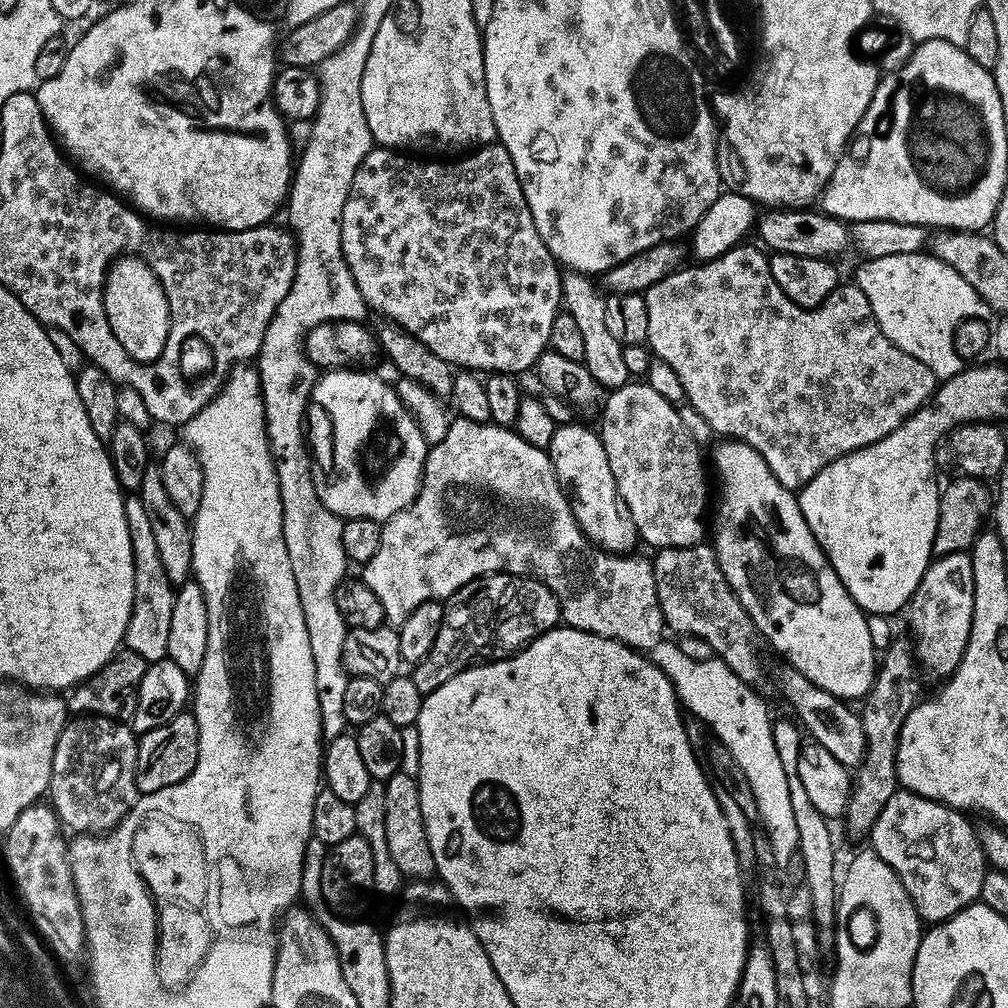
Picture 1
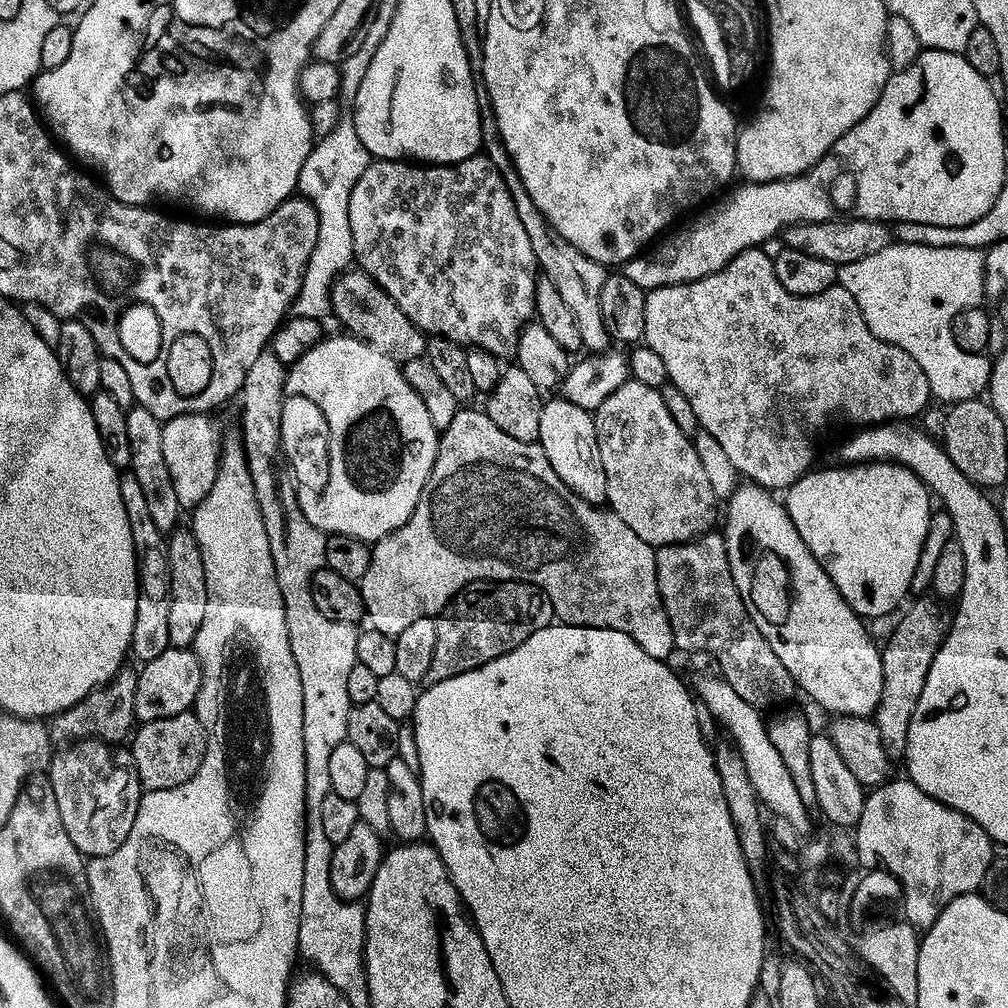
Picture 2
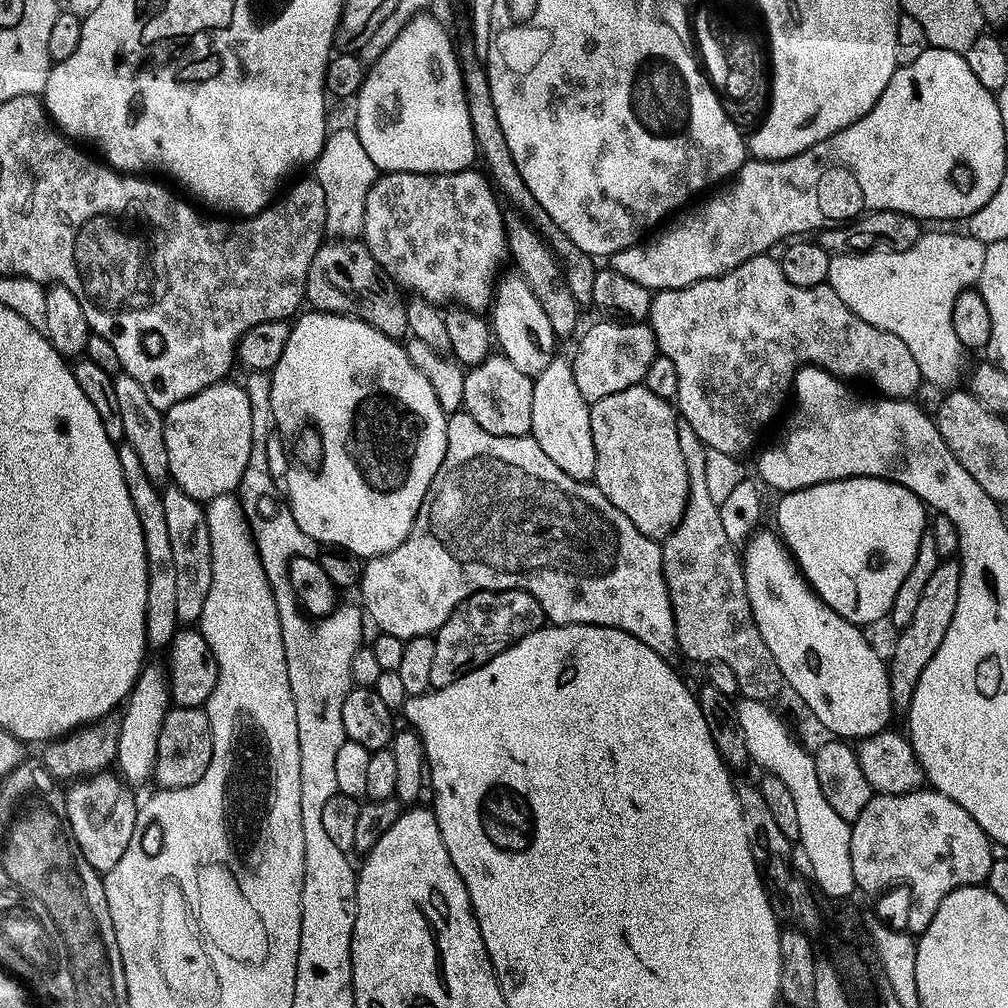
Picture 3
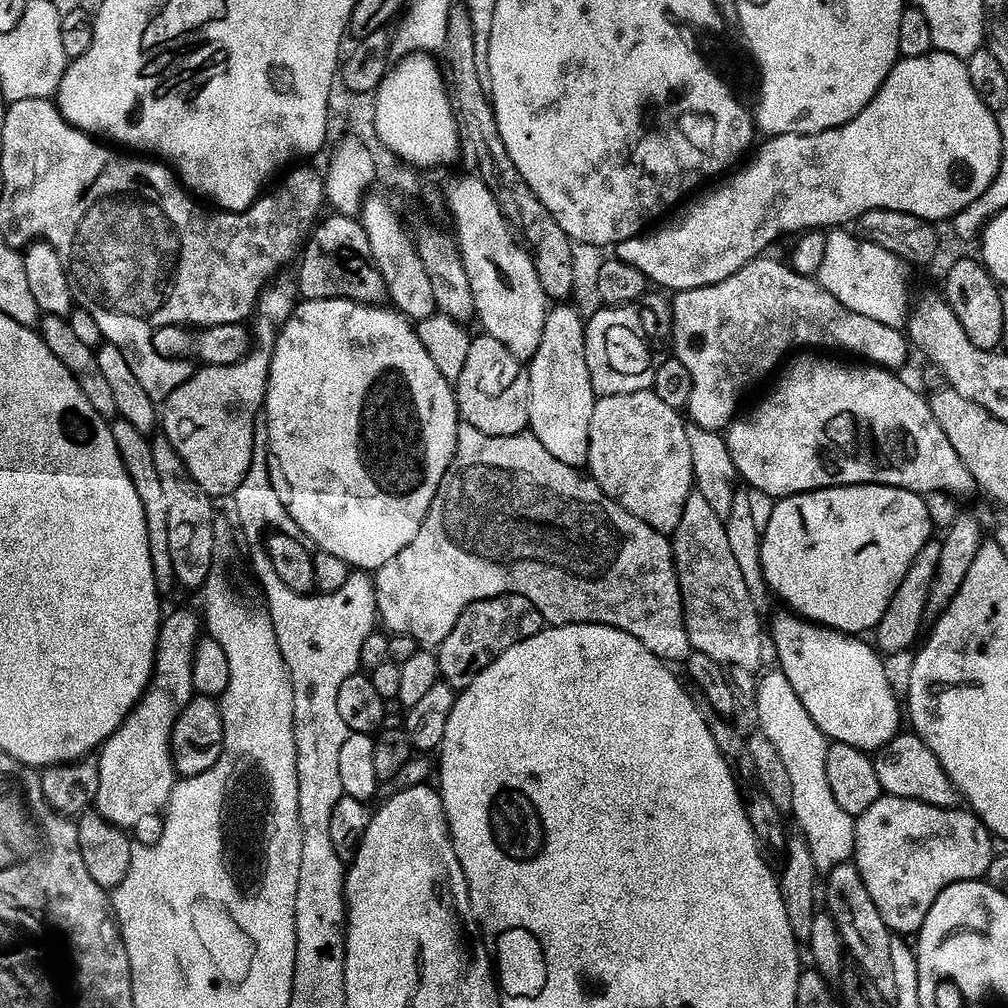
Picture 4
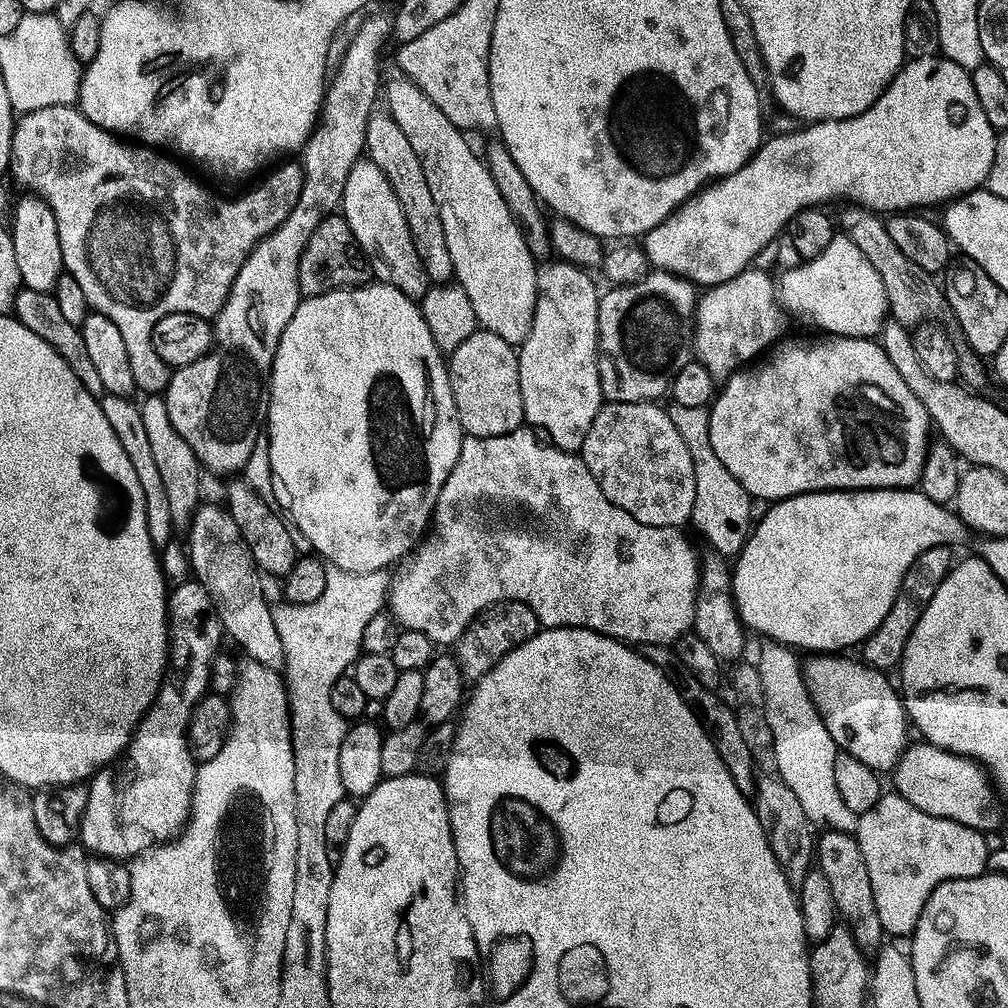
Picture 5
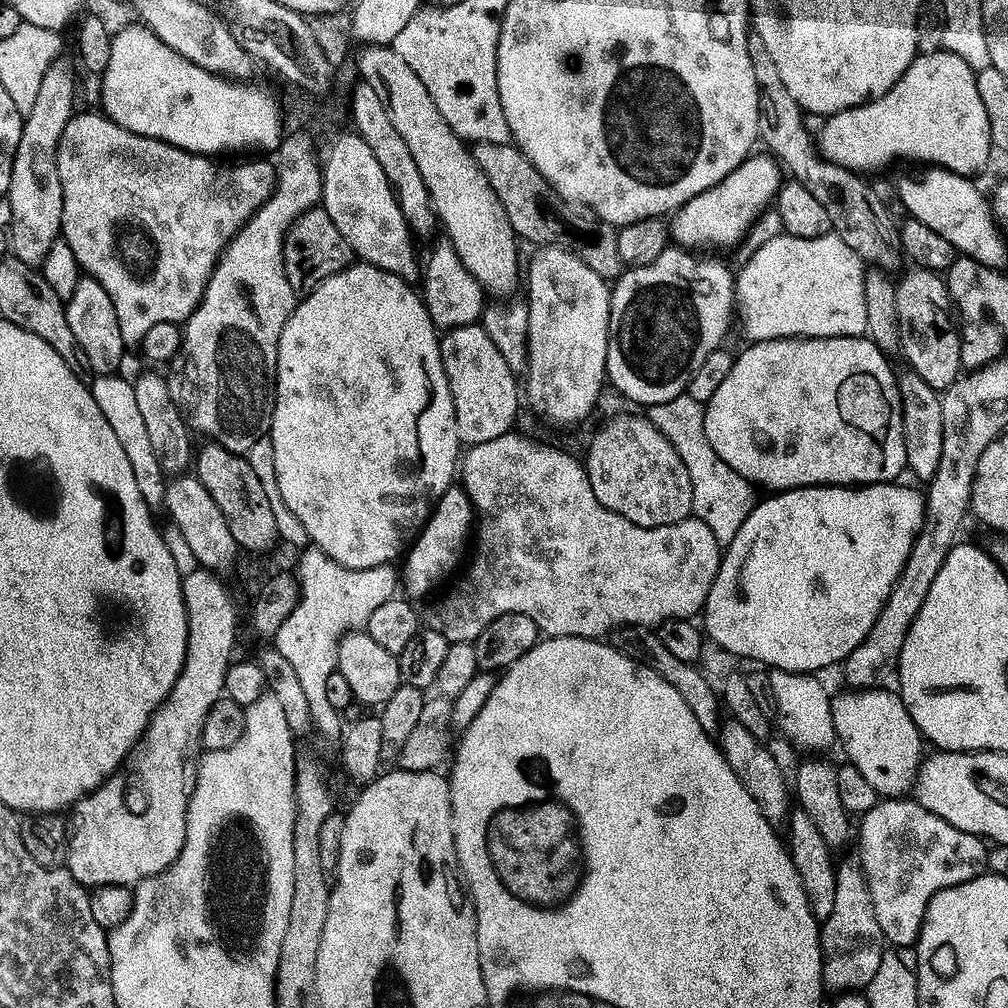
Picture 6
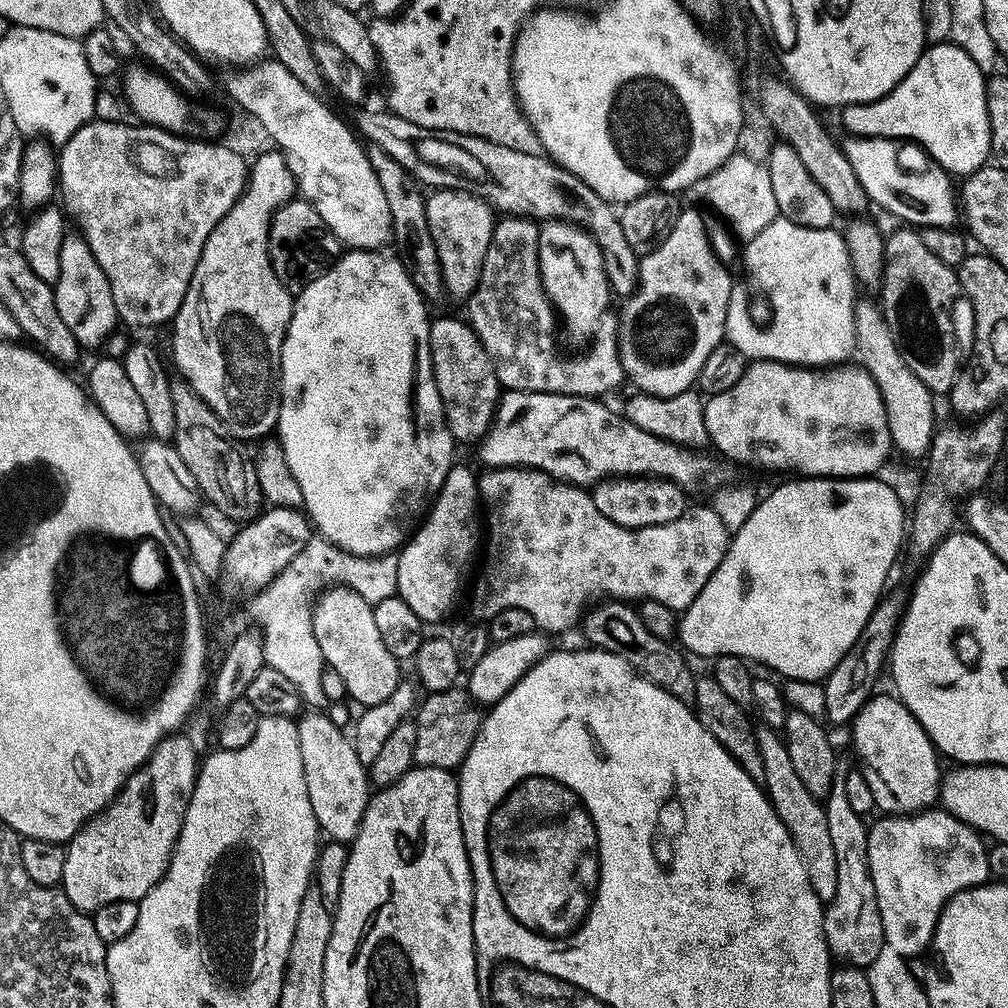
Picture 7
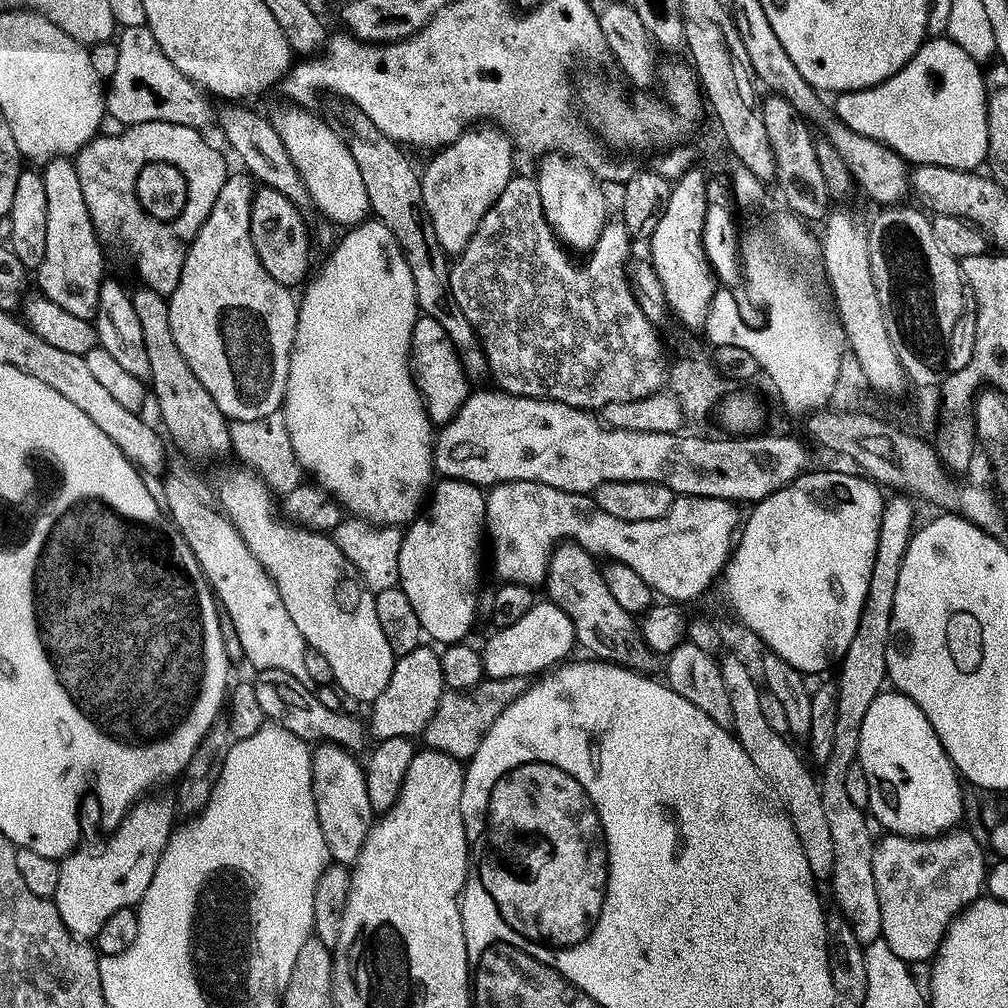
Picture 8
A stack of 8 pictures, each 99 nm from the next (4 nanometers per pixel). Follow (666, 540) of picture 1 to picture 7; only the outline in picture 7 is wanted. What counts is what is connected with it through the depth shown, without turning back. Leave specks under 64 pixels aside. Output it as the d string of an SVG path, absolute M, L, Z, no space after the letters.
M621 476L601 480L591 489L594 505L610 521L618 526L638 529L658 527L674 522L689 507L685 489L673 480L649 478L647 476Z

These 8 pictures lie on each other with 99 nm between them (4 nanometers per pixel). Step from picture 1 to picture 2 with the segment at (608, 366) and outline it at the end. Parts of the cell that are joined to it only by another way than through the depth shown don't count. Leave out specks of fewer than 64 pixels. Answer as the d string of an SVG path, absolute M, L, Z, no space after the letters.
M482 84L477 85L476 94L480 121L482 122L483 142L481 147L483 153L502 174L503 181L506 182L507 189L510 190L511 197L514 198L515 210L518 212L522 226L525 227L526 234L529 235L530 246L533 247L537 267L541 270L543 277L557 287L558 294L565 300L566 306L570 306L574 319L578 322L578 331L582 333L584 348L592 354L609 351L610 337L606 330L606 322L602 322L602 309L598 307L602 285L608 275L607 267L594 262L588 255L582 254L576 246L571 245L566 238L550 228L548 220L535 206L530 194L526 193L521 176L513 166L508 151L505 150L504 143L500 138L500 131L497 128L496 116L493 114L492 104L489 102L488 92Z

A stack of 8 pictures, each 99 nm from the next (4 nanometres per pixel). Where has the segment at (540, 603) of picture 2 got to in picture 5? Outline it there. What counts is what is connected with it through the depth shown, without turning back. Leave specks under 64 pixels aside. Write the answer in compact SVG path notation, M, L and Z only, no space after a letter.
M499 600L497 604L484 609L474 617L472 625L454 645L454 655L465 681L475 682L490 674L490 670L502 662L510 649L522 646L522 642L534 638L541 628L534 610L517 600Z

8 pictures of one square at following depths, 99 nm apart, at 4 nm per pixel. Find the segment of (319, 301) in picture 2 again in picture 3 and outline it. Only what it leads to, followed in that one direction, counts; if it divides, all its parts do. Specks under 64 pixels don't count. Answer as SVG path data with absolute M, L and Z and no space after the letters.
M352 128L329 131L324 137L320 156L314 161L314 177L326 194L326 228L332 238L356 238L364 230L366 194L376 181L378 169L370 162L358 134Z

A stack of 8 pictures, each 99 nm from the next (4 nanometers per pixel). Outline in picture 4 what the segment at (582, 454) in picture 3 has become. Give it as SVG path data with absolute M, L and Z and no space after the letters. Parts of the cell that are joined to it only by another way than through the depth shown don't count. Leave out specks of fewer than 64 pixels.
M560 302L549 307L548 317L542 326L542 342L538 342L538 350L526 369L529 378L529 418L527 427L532 435L558 458L558 462L566 462L566 466L583 469L588 462L588 439L590 438L590 414L594 414L594 406L598 399L590 382L590 372L586 366L586 350L584 349L585 321L580 318L581 309L568 302Z

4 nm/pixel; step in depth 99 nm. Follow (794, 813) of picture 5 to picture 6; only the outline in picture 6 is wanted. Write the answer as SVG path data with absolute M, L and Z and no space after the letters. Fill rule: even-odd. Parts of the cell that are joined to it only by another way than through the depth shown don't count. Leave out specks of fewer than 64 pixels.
M733 718L723 721L718 733L718 746L727 764L734 770L736 776L743 785L746 786L747 792L758 802L759 809L773 827L779 827L787 821L792 806L792 790L784 776L784 772L776 760L775 756L766 748L768 747L763 741L752 736L751 732L742 726L740 722ZM781 822L781 824L779 824Z

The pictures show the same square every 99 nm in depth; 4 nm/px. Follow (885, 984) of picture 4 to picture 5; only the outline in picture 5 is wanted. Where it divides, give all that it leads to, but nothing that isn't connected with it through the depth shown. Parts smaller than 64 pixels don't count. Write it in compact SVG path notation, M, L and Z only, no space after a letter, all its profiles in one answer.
M851 832L823 833L818 840L818 870L830 882L830 891L834 894L837 913L848 923L852 931L851 939L862 950L876 950L885 943L886 933L878 918L878 910L874 906L874 890L870 886L870 870L866 870L866 858L862 858L862 850L858 846L855 835Z

